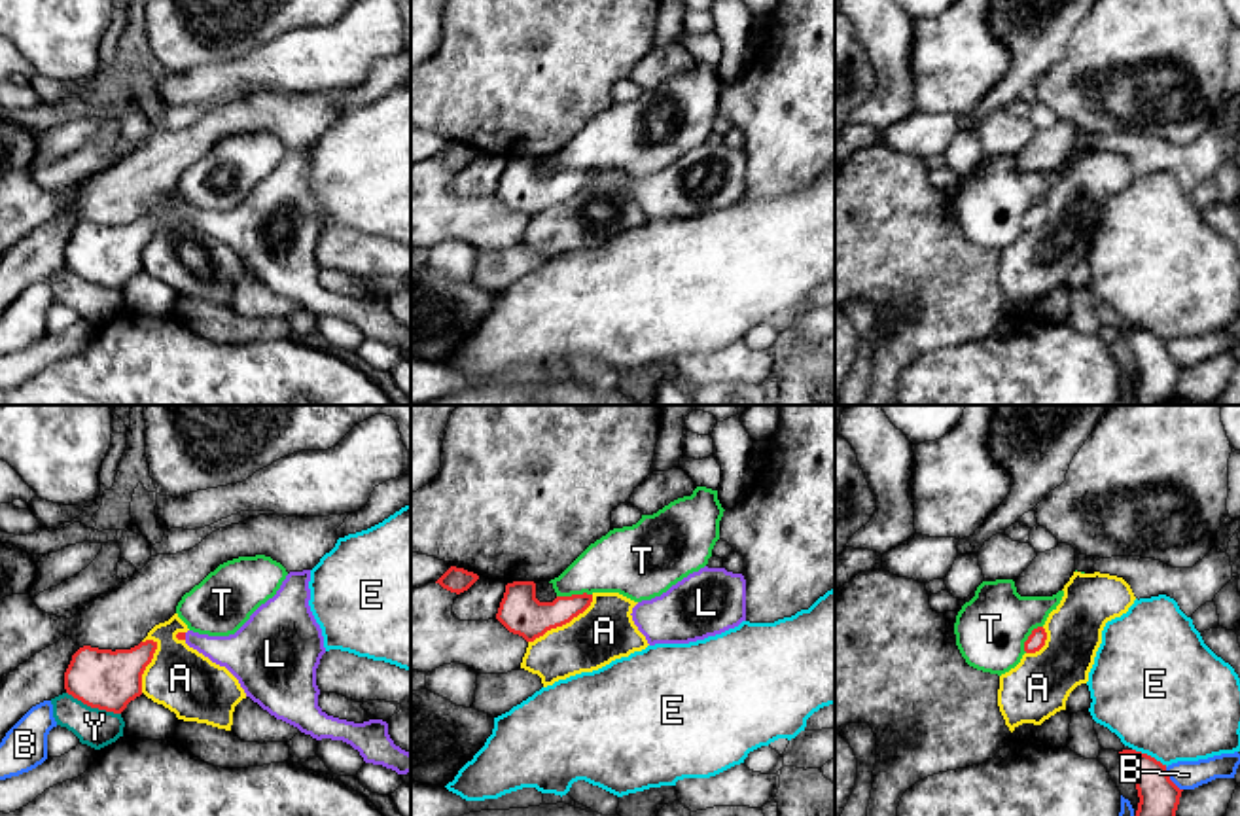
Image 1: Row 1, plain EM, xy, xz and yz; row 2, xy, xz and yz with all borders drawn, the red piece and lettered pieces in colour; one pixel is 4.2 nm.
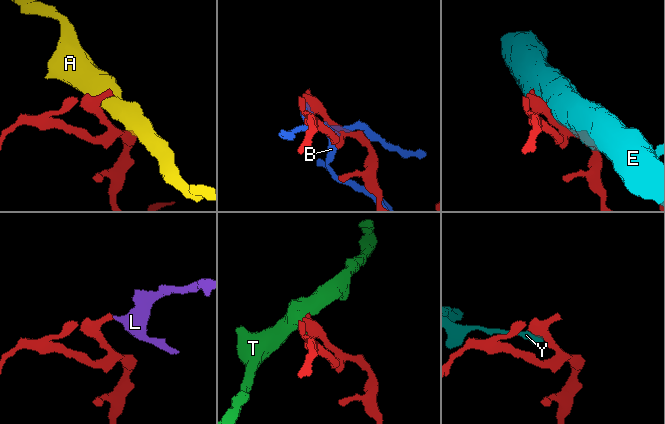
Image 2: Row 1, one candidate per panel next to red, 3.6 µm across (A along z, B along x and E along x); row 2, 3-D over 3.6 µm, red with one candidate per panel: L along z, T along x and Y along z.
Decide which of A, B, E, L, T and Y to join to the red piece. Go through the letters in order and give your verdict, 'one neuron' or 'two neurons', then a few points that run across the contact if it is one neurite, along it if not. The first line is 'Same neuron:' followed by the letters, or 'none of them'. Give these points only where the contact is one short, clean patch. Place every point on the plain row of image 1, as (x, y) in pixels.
Same neuron: L
A: two neurons | xz (593, 171), (593, 177), (582, 188), (529, 218)
B: two neurons
E: two neurons | yz (1133, 324), (1167, 341)
L: one neuron | xy (180, 211), (184, 212), (220, 226), (241, 228)
T: two neurons
Y: two neurons | xy (67, 267), (91, 283), (120, 290)

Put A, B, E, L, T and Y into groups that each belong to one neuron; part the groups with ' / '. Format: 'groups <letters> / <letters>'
groups A / B / E / L / T / Y

